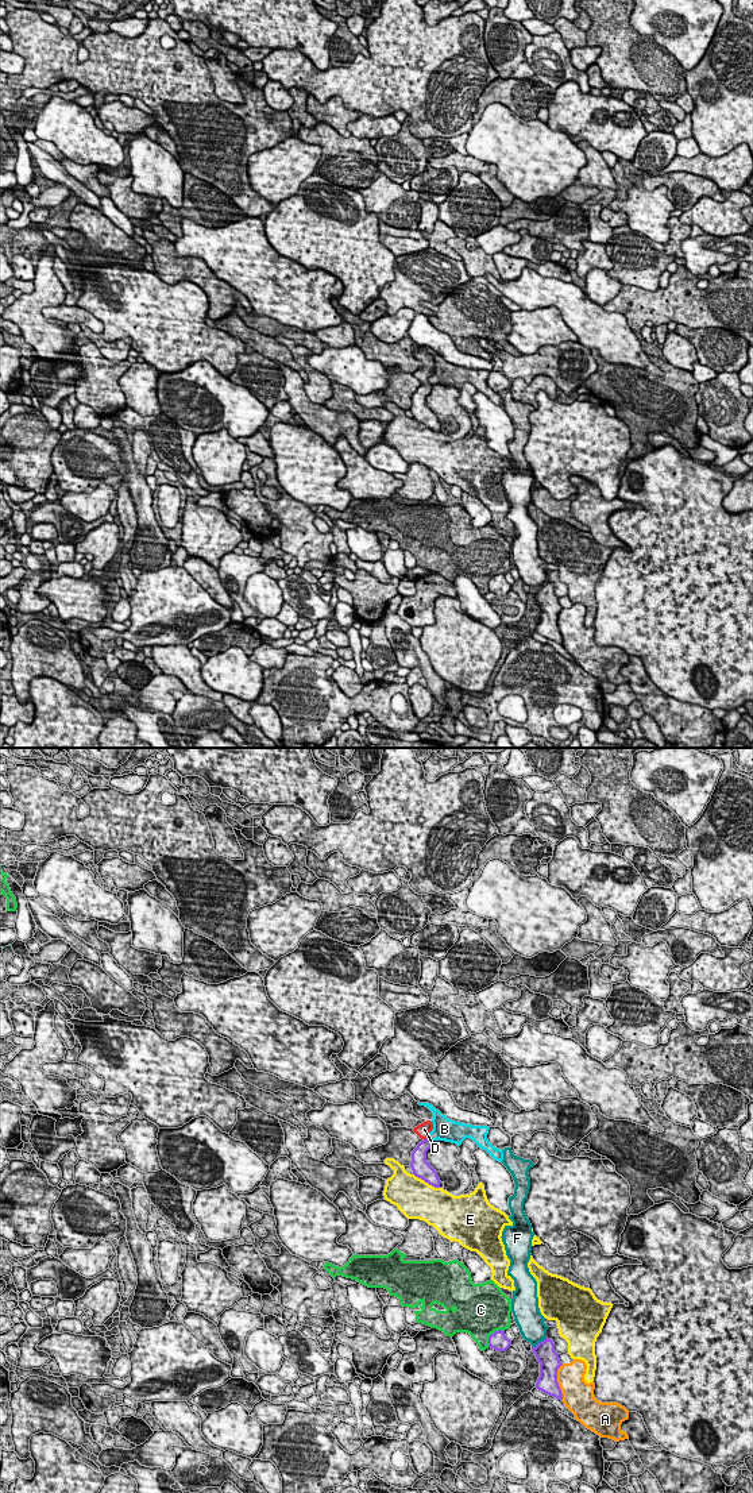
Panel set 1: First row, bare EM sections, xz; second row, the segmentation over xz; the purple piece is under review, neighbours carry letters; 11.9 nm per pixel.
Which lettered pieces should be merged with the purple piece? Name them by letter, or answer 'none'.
D

